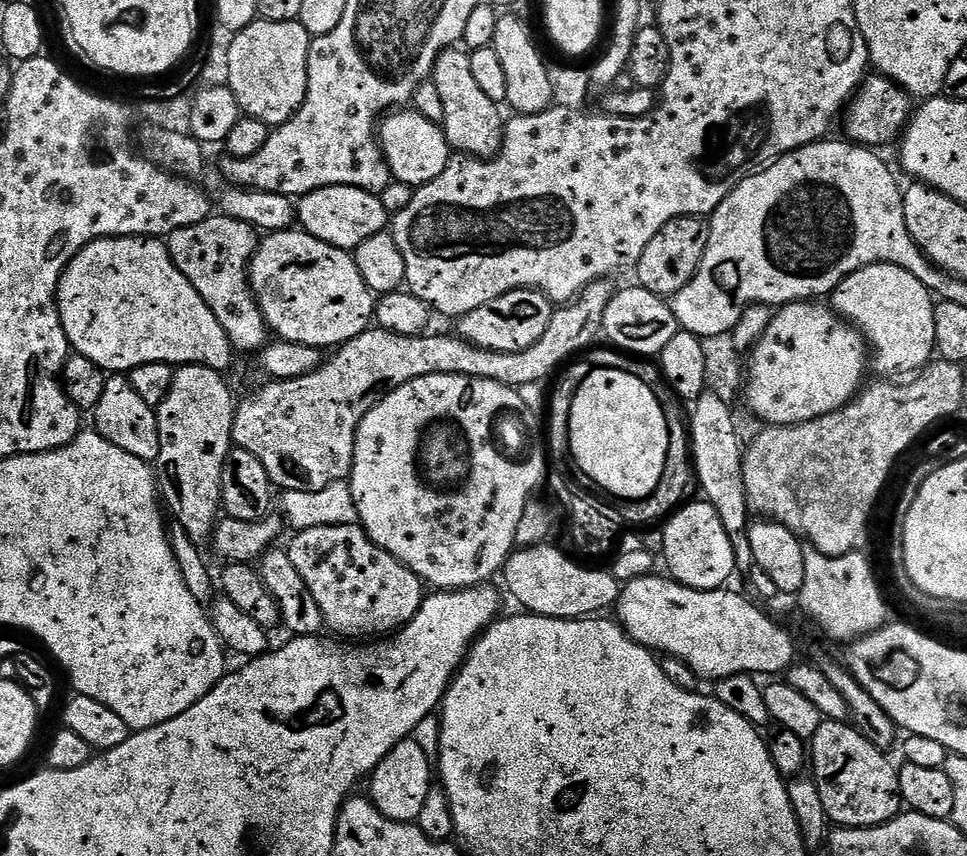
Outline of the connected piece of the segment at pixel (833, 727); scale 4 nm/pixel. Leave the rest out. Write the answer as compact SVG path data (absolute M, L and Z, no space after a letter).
M825 720L825 722L818 728L817 733L812 736L810 741L810 768L813 768L812 778L816 781L816 786L820 792L820 800L824 805L825 814L827 819L835 827L844 827L844 828L872 828L875 825L882 825L887 821L893 820L894 817L898 816L903 809L904 803L900 796L900 776L899 769L897 765L892 764L888 755L883 749L876 746L876 744L871 743L865 736L860 732L855 725L844 722L834 722L833 720Z

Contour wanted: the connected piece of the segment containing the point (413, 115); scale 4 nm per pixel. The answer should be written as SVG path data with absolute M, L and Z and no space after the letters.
M396 110L385 115L378 128L378 139L380 149L384 152L384 161L388 163L392 179L397 185L409 184L415 190L434 182L434 178L446 170L450 149L443 127L430 123L415 110Z

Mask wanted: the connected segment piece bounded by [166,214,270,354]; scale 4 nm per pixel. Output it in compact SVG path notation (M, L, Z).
M209 214L194 226L174 230L166 237L166 243L174 266L186 274L186 282L190 282L190 286L202 294L202 302L214 310L214 318L222 322L222 330L226 330L233 349L237 353L259 353L269 343L270 329L248 280L248 268L258 243L257 229L238 218Z

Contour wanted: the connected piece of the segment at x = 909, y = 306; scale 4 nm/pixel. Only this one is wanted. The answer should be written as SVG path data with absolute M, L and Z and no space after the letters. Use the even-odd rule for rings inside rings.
M871 264L859 268L830 294L832 311L863 332L874 372L880 378L907 377L919 372L933 359L936 306L937 301L926 285L918 282L910 270L902 270L902 266L893 264Z

